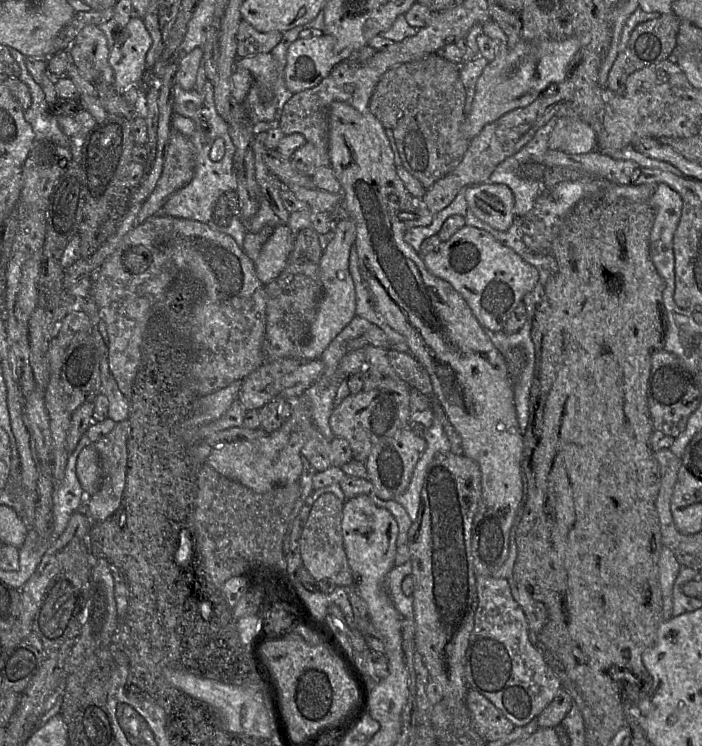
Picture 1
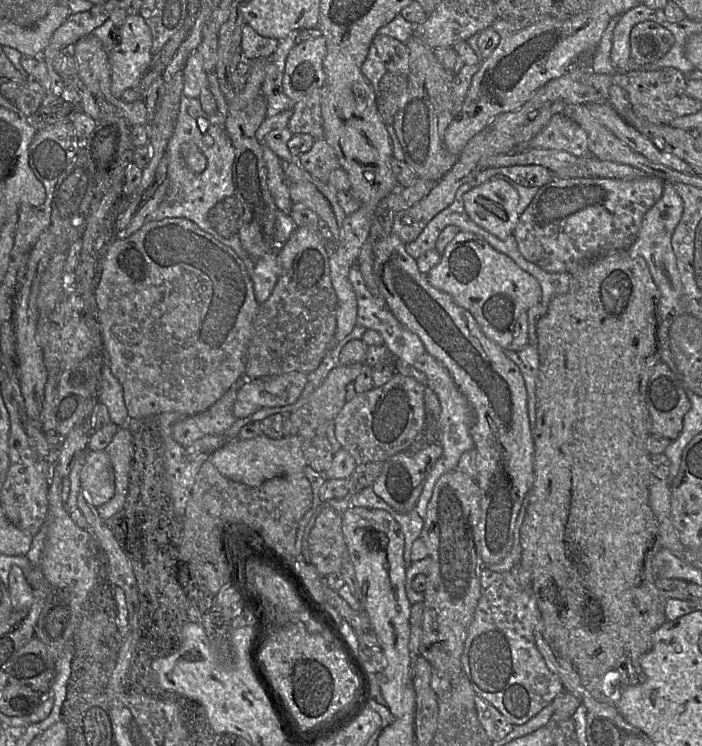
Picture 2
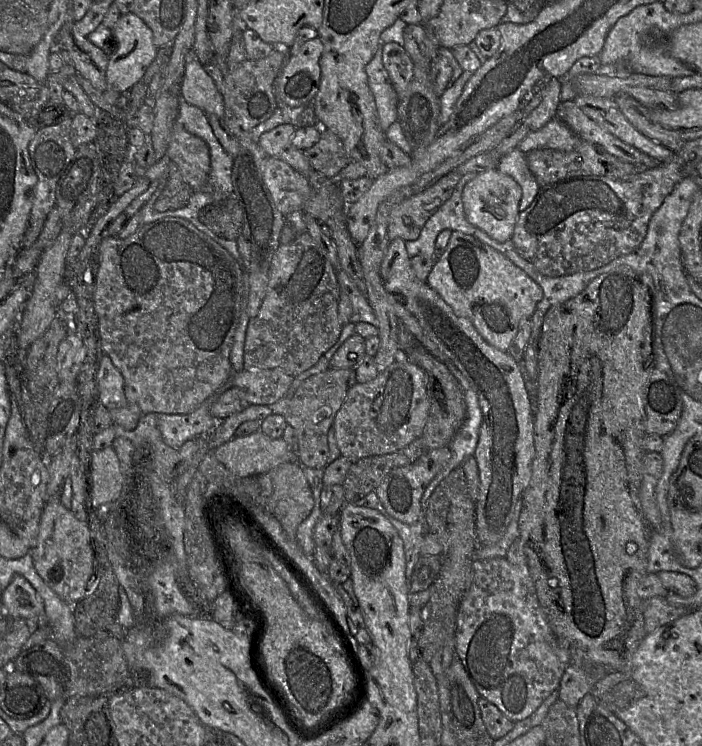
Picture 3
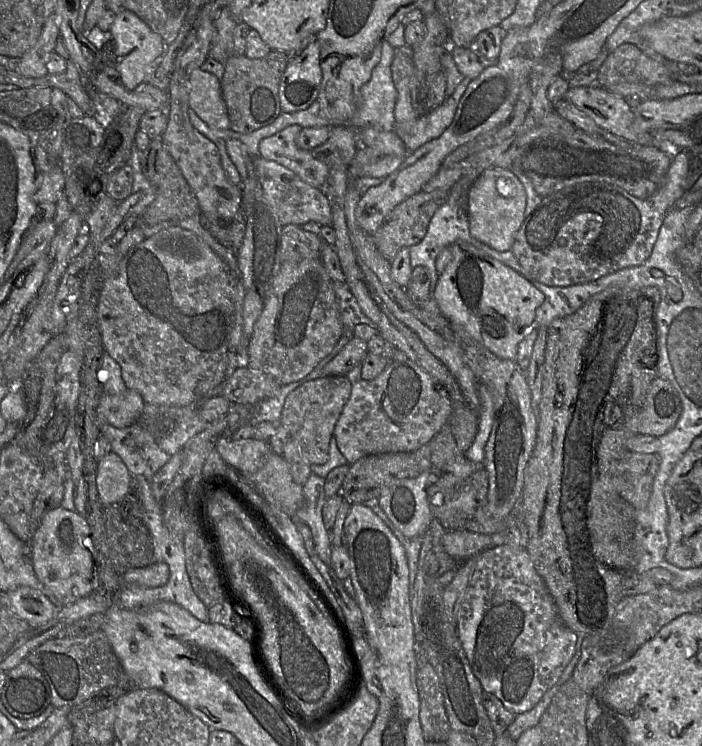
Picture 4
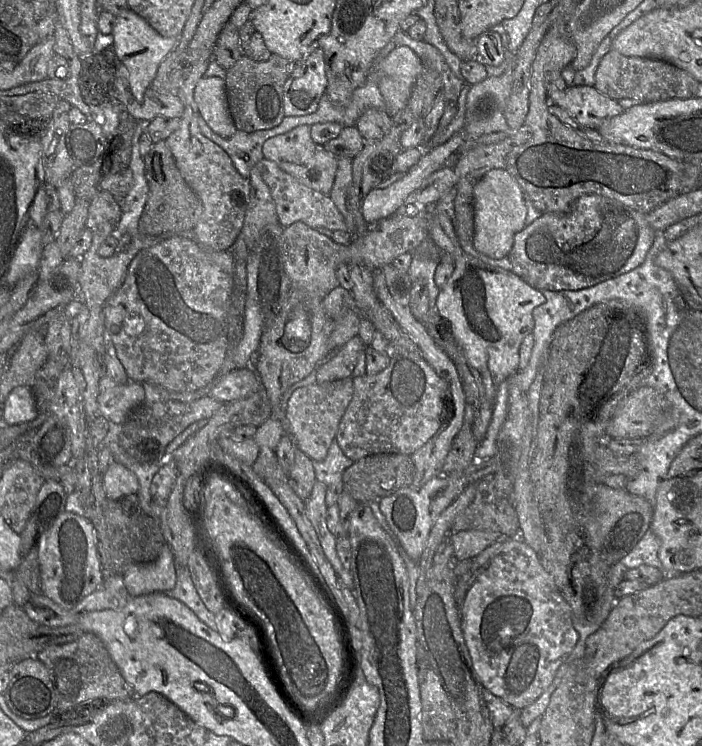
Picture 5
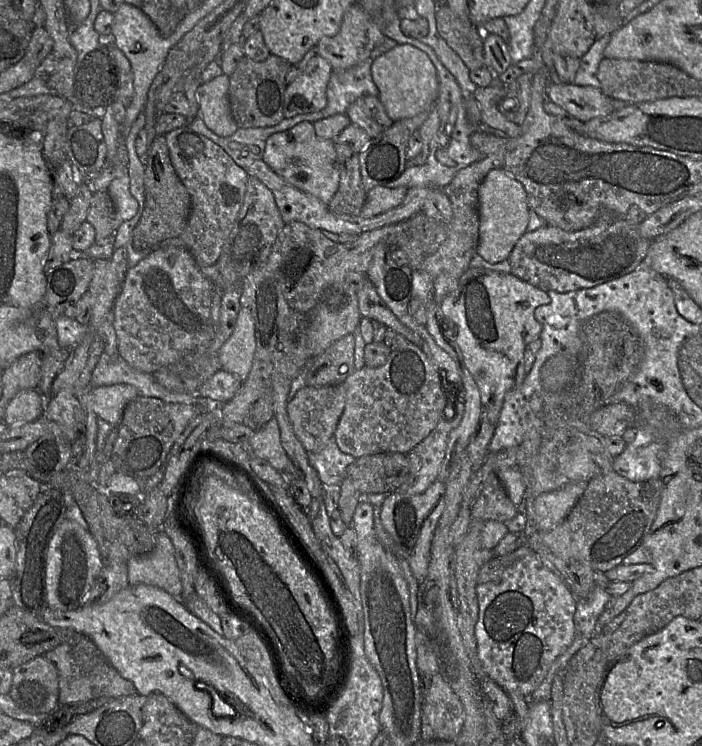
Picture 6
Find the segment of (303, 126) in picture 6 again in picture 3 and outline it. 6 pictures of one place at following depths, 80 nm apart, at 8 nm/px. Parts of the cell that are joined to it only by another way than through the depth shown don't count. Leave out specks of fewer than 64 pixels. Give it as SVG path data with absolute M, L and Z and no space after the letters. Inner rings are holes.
M291 124L277 126L261 135L258 144L267 156L277 158L297 172L307 175L312 172L310 162L304 151L297 150L291 144L291 138L297 128Z

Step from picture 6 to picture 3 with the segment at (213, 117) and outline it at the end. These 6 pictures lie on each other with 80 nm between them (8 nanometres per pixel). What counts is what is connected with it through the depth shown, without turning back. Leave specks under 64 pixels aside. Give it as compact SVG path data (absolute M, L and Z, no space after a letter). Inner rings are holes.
M198 58L185 65L181 83L181 96L204 113L224 117L224 100L214 80L206 73Z

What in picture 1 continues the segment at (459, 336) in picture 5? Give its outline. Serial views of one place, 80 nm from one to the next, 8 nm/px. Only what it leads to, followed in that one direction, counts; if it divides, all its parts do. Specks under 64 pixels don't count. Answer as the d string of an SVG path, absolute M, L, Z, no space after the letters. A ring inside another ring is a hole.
M468 225L443 242L438 251L430 252L422 259L428 271L450 283L466 301L483 328L492 332L504 331L509 317L523 301L524 296L539 282L539 271L536 267L524 261L514 250L501 244L488 232Z

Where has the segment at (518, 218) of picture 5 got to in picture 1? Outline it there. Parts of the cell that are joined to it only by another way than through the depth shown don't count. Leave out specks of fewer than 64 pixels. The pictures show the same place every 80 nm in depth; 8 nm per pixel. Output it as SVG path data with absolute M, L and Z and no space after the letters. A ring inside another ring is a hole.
M482 183L469 186L465 198L474 215L499 231L507 231L516 215L512 190L501 183Z

